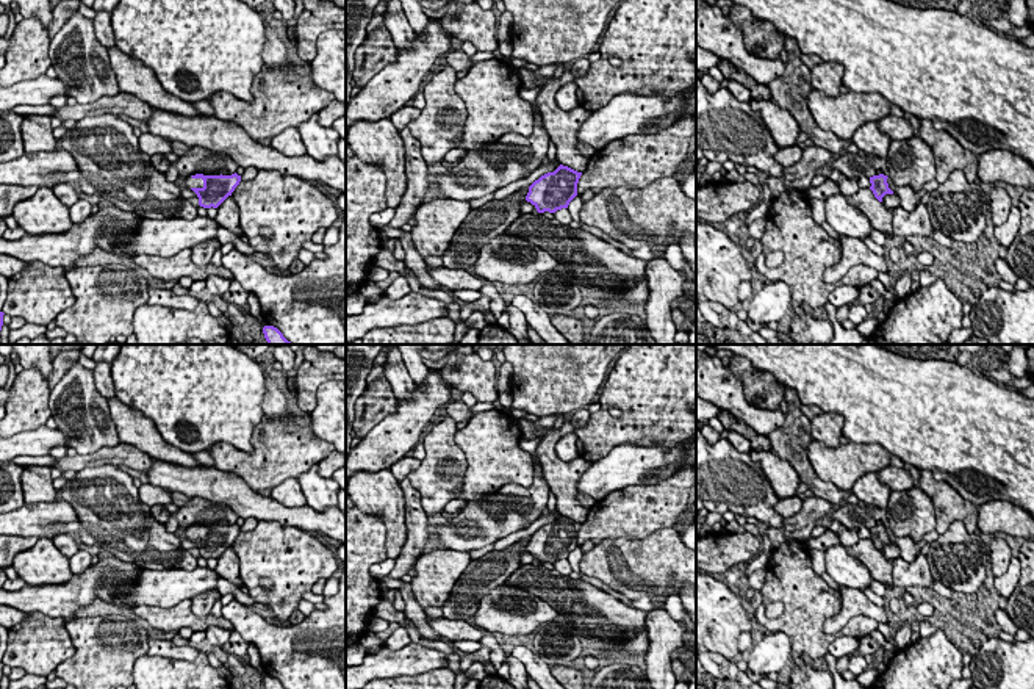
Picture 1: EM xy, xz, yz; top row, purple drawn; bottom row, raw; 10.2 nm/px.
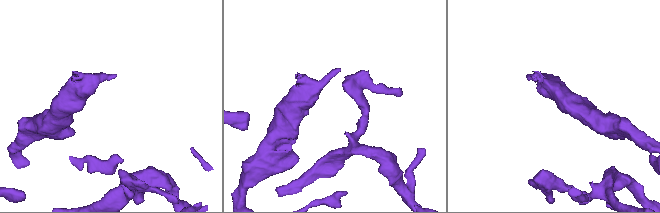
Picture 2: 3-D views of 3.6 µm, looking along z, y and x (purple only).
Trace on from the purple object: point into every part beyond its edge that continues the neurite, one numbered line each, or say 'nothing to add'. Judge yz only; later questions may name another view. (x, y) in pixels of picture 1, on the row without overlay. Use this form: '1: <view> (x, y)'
nothing to add

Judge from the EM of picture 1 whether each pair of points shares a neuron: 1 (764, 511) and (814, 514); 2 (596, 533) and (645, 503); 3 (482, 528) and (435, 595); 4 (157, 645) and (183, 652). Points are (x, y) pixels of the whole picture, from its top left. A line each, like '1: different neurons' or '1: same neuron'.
1: different neurons
2: same neuron
3: different neurons
4: same neuron

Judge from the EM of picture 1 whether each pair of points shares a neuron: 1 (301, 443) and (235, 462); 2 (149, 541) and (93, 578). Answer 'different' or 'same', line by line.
1: same
2: different

